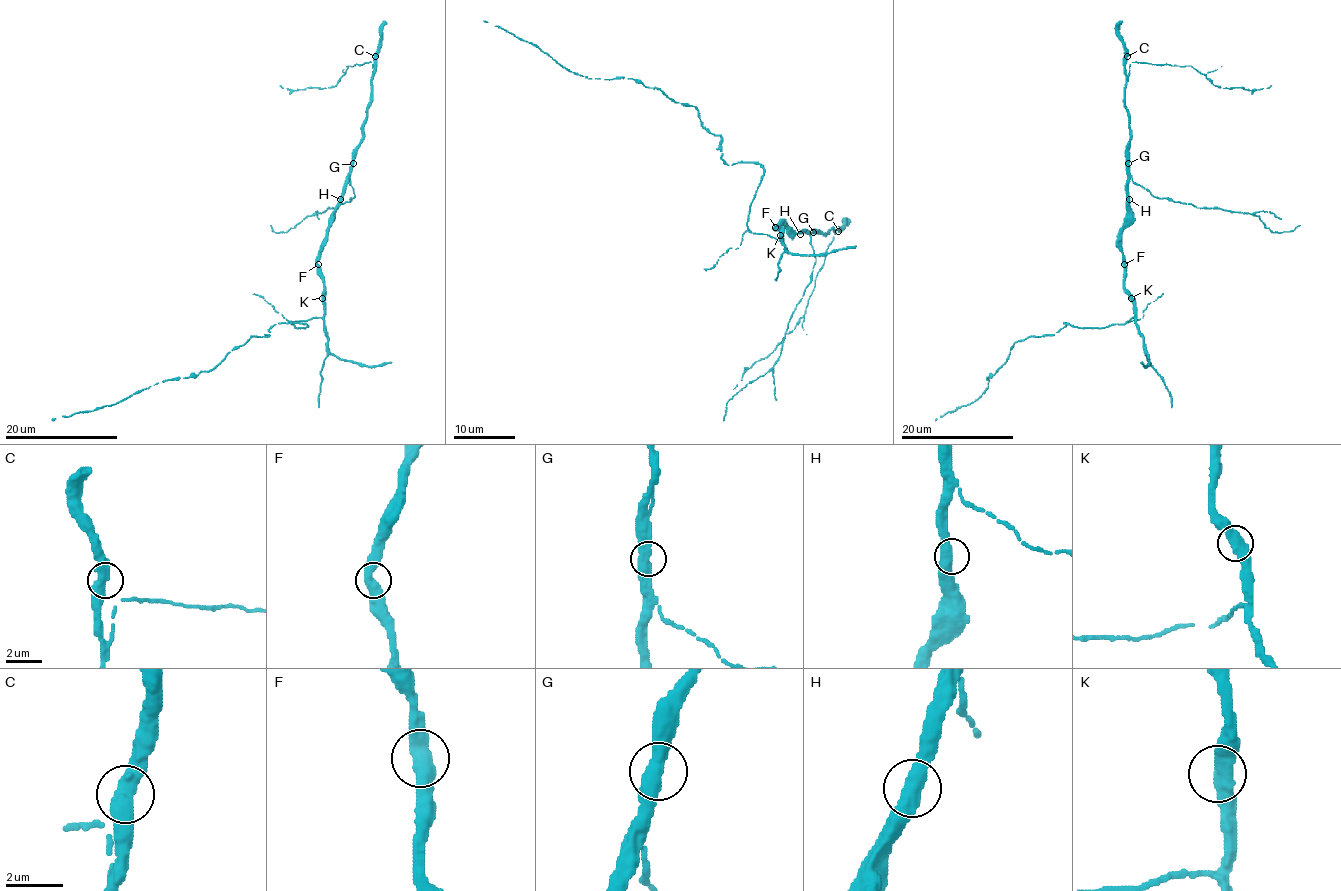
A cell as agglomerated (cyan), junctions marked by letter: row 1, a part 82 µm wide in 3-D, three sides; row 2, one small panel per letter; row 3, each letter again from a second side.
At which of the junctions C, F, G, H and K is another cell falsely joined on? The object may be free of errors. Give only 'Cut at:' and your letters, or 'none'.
Cut at: none

